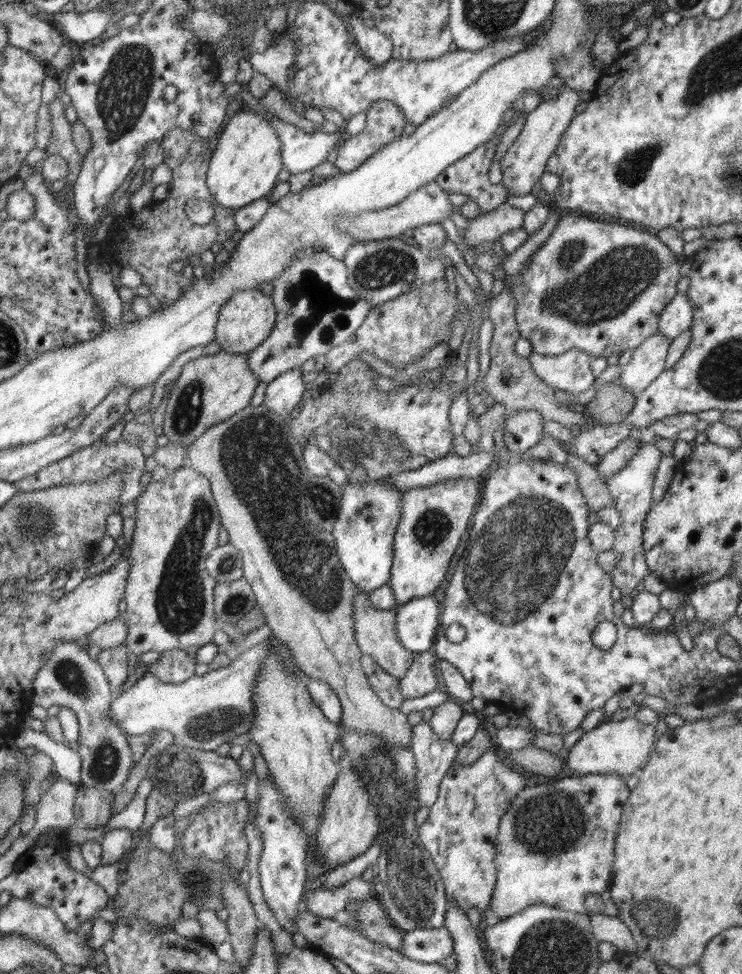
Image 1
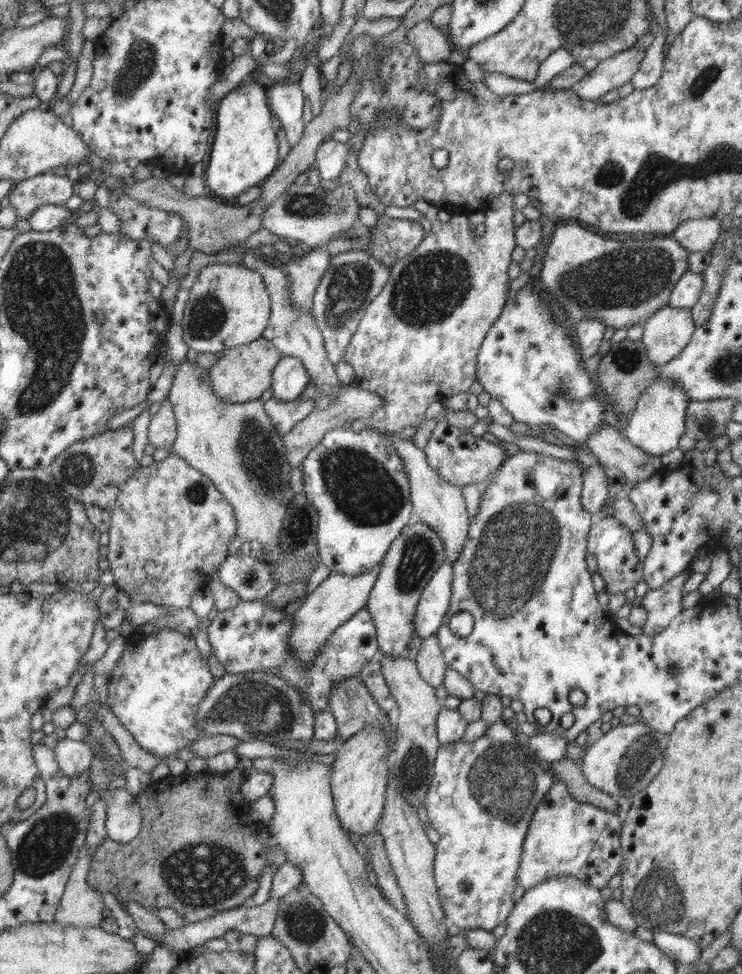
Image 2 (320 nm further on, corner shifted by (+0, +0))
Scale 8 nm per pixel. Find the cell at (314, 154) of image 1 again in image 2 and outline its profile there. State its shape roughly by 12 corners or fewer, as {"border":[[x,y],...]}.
{"border":[[331,139],[318,147],[315,160],[323,184],[340,176],[346,143]]}

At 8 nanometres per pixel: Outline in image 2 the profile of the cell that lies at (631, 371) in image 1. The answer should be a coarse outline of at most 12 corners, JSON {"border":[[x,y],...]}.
{"border":[[658,309],[643,326],[648,360],[660,369],[695,326],[690,309]]}

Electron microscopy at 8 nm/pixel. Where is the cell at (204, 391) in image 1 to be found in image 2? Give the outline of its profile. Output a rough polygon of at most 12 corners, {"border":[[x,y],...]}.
{"border":[[263,337],[223,350],[209,369],[213,393],[260,399],[280,351]]}

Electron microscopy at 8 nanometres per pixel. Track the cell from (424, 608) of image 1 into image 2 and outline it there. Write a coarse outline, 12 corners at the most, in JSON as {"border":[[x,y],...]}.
{"border":[[444,562],[424,587],[414,615],[421,640],[447,615],[453,566]]}

